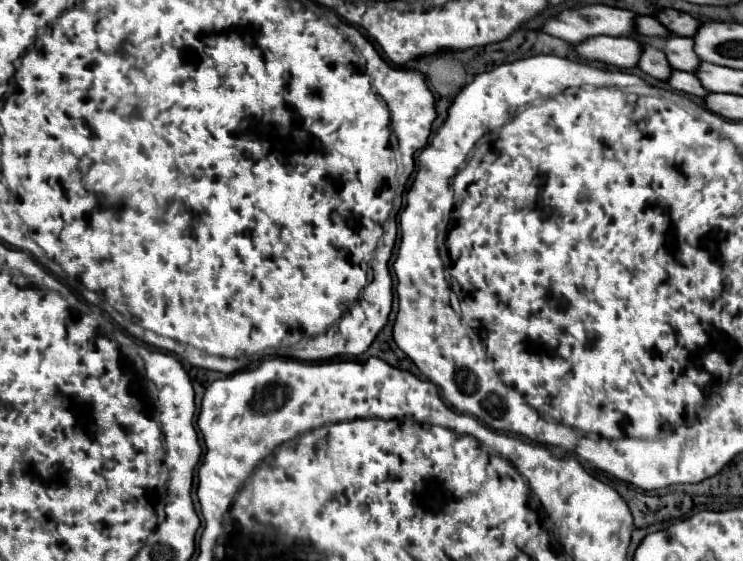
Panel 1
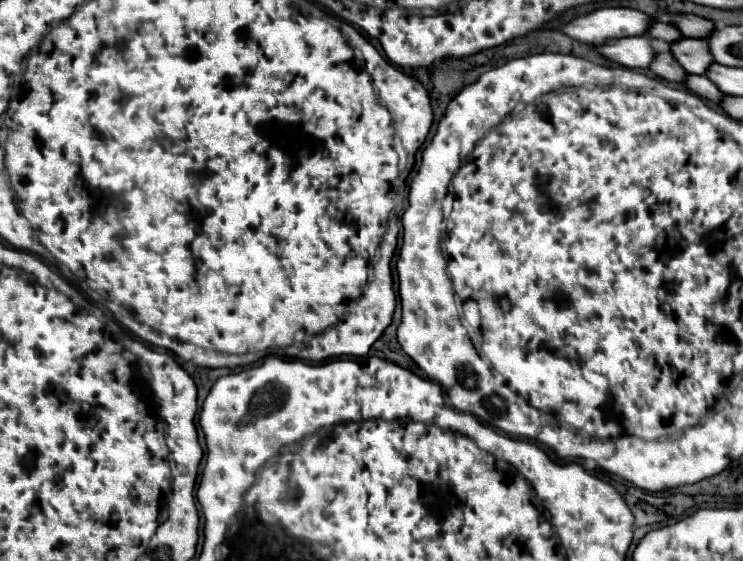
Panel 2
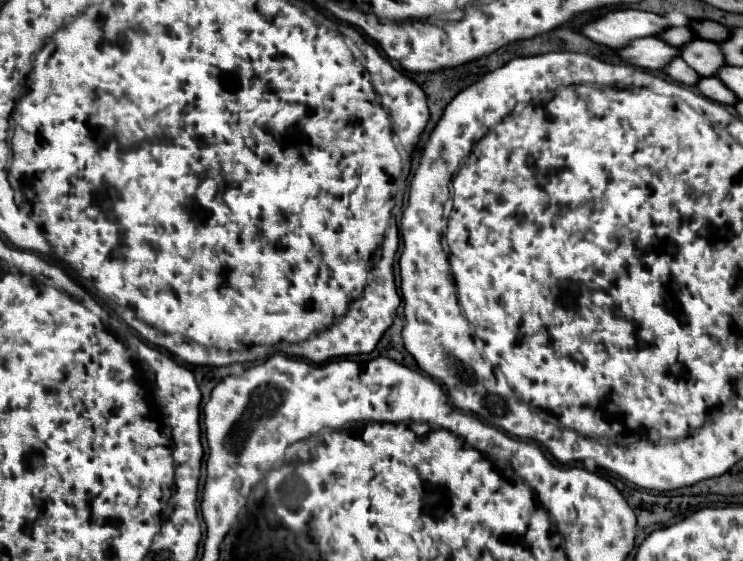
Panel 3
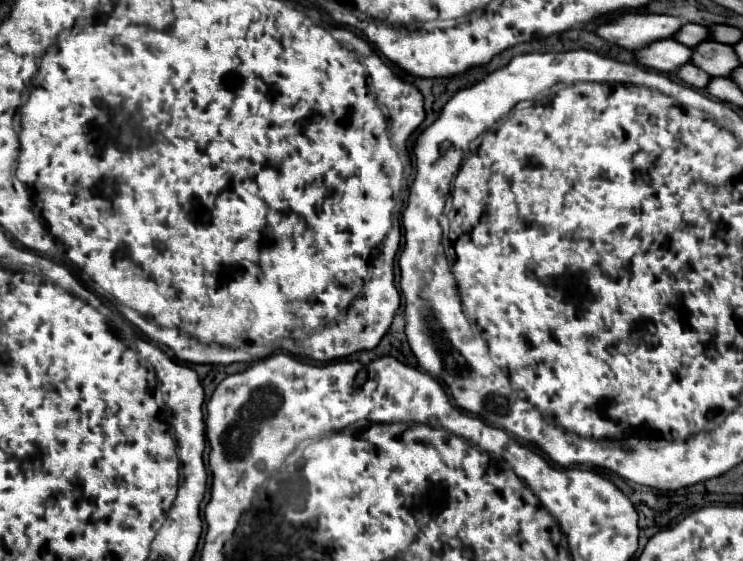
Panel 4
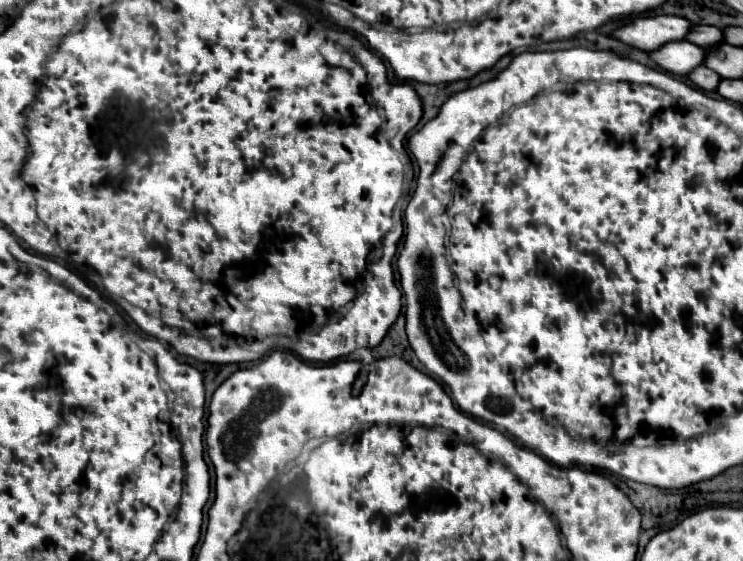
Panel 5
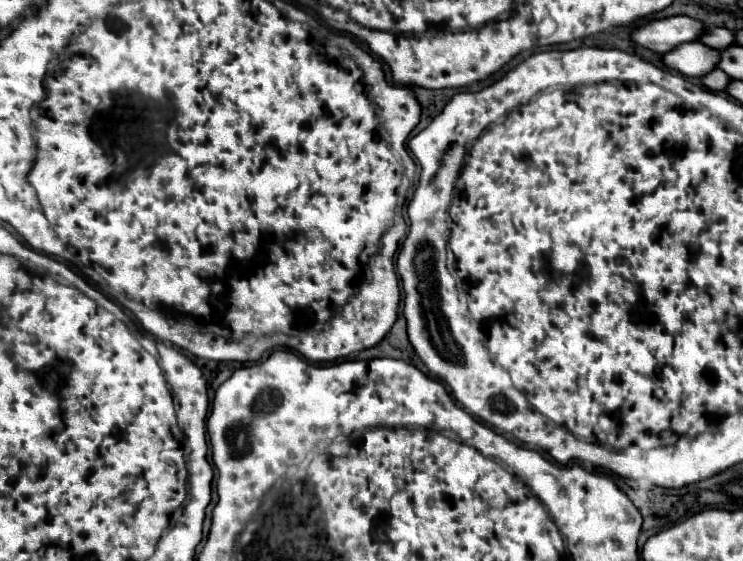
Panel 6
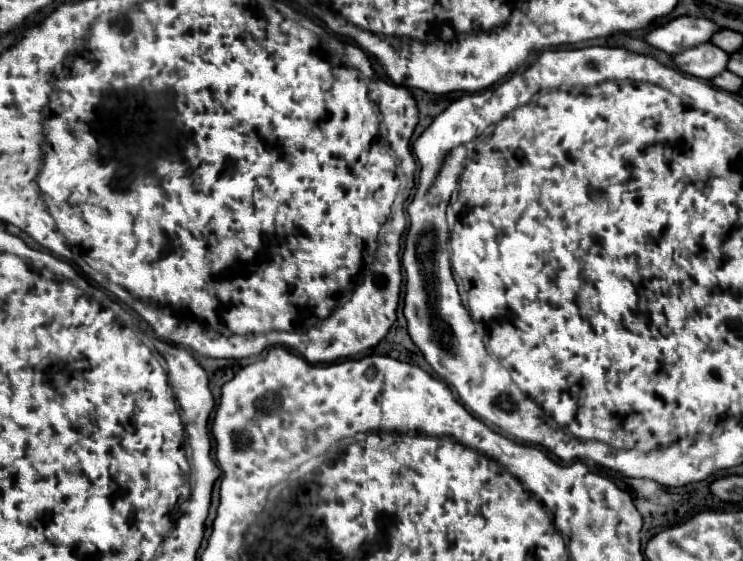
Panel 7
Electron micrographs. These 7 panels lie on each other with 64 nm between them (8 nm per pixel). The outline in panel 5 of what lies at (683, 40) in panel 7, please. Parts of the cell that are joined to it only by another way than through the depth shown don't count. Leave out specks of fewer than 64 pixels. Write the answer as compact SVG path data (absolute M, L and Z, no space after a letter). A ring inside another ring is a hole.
M642 16L634 18L630 24L618 28L614 38L628 46L654 52L668 42L678 42L686 38L694 24L682 16Z

